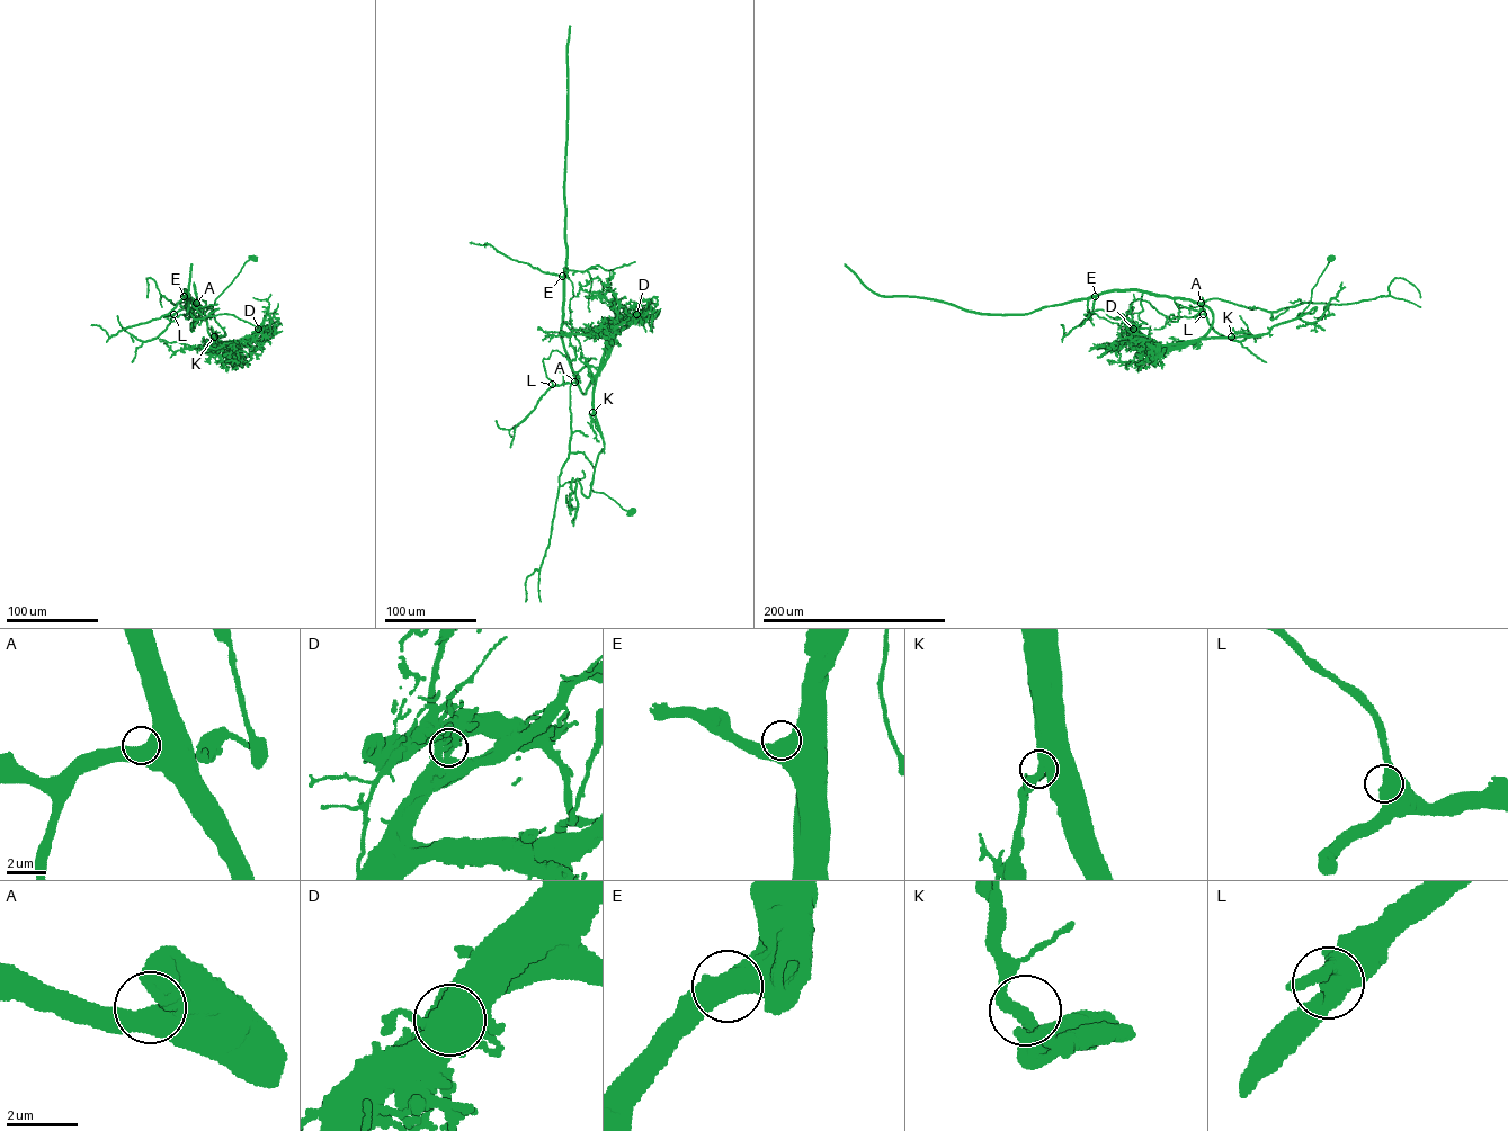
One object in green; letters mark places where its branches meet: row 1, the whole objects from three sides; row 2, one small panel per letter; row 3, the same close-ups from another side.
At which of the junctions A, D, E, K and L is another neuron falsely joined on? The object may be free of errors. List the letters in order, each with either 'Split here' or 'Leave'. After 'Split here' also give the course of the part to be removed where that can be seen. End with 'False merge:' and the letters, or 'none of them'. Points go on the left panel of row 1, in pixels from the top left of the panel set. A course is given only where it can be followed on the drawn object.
A: Leave
D: Split here. Course of the part to remove: (258, 329), (225, 344), (215, 338), (225, 332), (211, 307), (197, 322), (196, 304), (188, 317)
E: Leave
K: Leave
L: Leave
False merge: D

